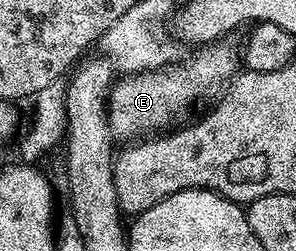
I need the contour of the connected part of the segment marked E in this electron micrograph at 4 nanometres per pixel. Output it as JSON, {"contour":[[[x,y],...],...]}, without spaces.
{"contour":[[[227,42],[204,44],[196,52],[199,53],[189,57],[187,64],[179,62],[159,71],[127,74],[116,79],[109,97],[111,131],[116,137],[124,136],[124,141],[131,142],[156,130],[170,129],[178,116],[185,115],[194,106],[198,96],[205,95],[214,84],[230,81],[241,64],[236,49],[234,52]]]}

